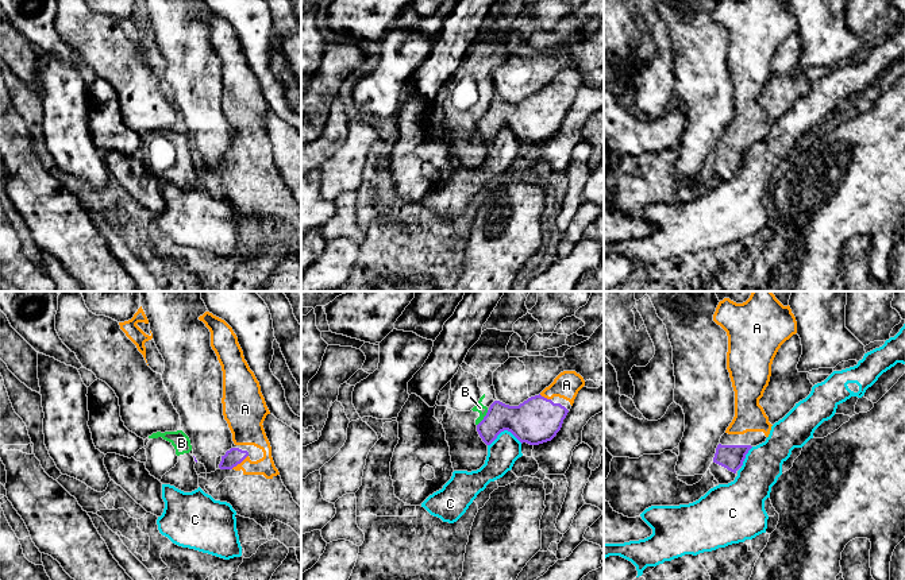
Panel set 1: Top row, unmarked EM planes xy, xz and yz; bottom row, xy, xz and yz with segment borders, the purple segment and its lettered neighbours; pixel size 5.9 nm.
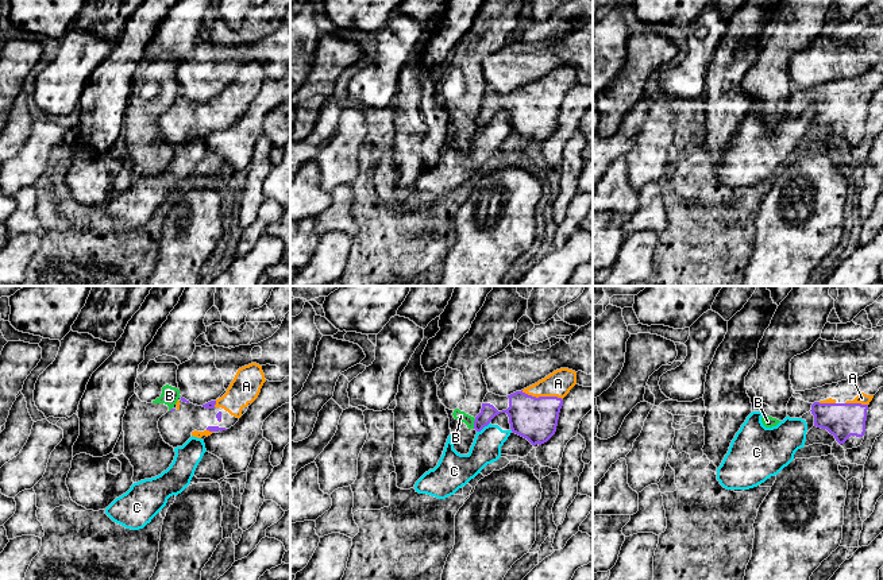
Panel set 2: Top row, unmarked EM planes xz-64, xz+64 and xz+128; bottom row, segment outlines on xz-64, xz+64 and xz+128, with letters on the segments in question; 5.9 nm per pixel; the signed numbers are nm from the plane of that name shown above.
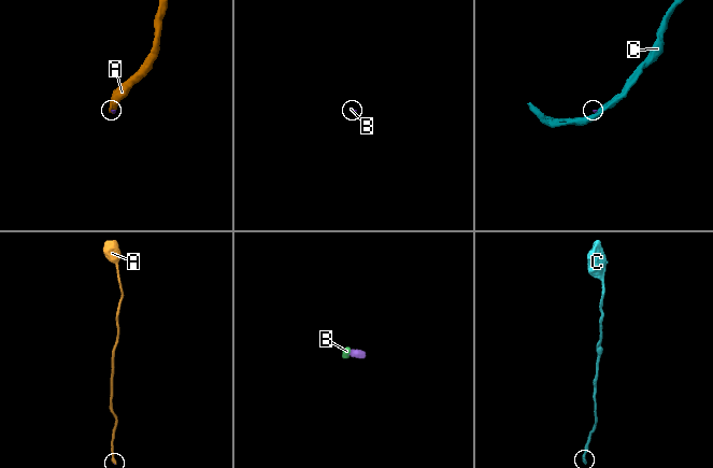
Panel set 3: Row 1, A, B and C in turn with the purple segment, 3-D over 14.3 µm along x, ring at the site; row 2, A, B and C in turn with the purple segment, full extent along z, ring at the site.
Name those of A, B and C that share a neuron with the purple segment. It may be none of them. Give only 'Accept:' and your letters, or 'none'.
Accept: A

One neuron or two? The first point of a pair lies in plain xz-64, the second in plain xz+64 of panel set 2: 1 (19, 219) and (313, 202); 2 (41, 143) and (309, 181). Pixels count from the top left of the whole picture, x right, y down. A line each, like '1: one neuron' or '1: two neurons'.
1: two neurons
2: two neurons

